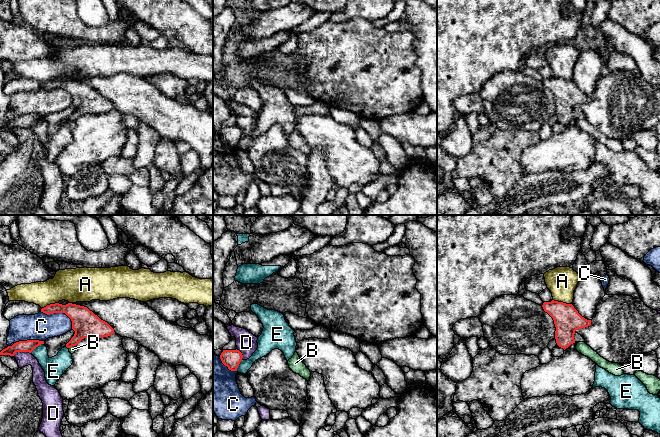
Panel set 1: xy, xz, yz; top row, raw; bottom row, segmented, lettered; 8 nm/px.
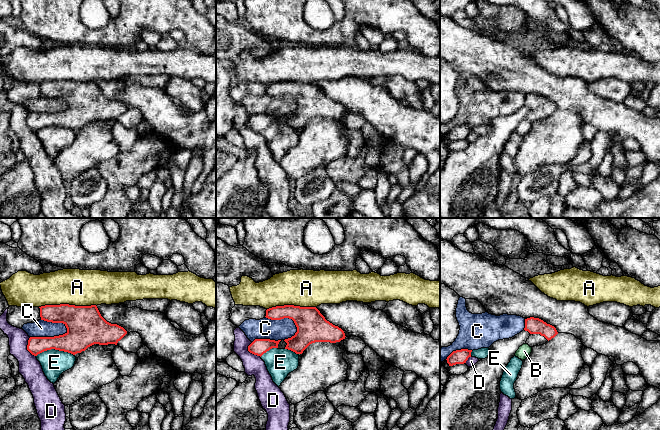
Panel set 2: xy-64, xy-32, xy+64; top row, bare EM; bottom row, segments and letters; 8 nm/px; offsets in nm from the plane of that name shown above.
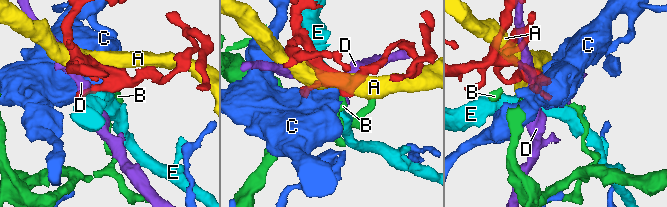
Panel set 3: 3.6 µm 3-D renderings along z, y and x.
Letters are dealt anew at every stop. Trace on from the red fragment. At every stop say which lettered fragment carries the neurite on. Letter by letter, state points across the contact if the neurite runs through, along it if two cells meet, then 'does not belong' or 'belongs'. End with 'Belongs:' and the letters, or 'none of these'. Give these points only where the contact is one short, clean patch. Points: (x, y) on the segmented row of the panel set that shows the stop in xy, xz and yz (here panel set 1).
A: does not belong
B: border xy (74, 345), (68, 348); does not belong
C: does not belong
D: does not belong
E: does not belong
Belongs: none of these

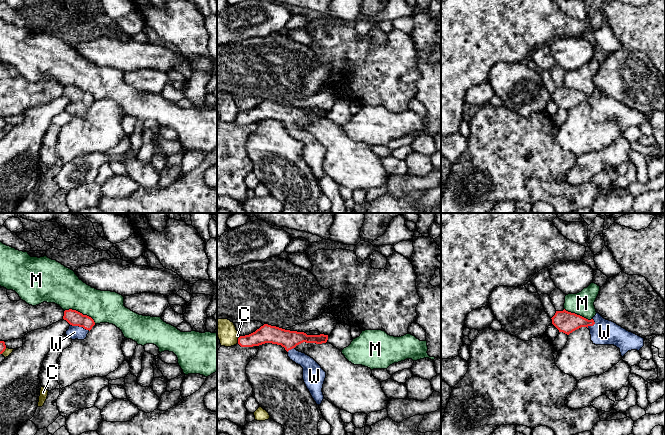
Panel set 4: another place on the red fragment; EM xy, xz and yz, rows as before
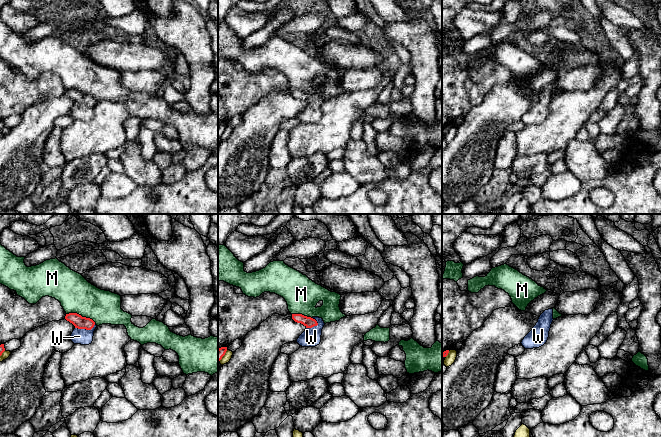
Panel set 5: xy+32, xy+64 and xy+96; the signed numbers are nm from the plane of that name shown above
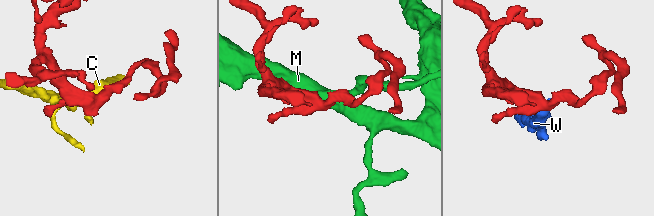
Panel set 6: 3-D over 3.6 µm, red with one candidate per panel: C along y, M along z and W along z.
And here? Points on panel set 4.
C: does not belong
M: does not belong
W: way xy (73, 317), (80, 326), (74, 332); belongs
Belongs: W

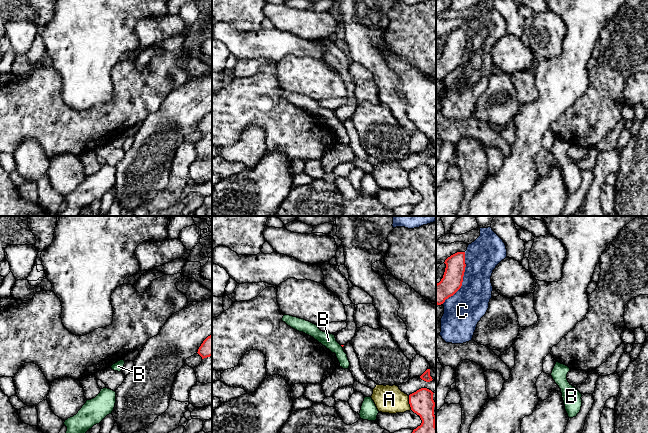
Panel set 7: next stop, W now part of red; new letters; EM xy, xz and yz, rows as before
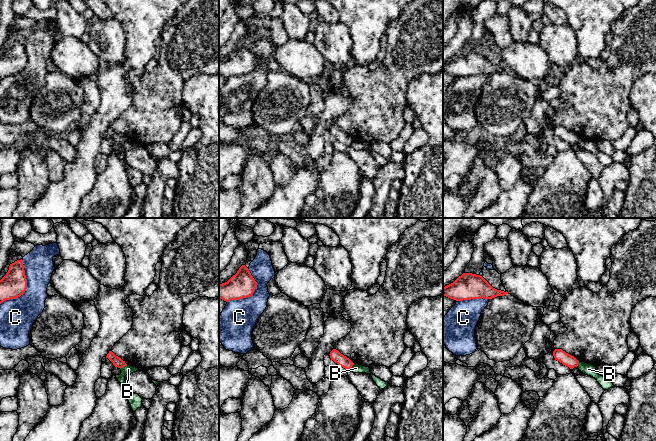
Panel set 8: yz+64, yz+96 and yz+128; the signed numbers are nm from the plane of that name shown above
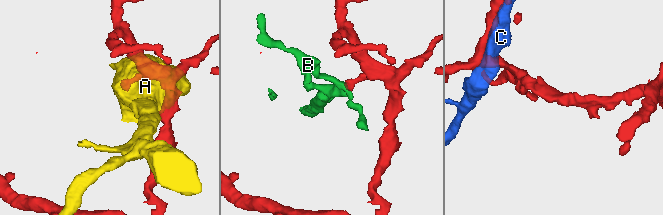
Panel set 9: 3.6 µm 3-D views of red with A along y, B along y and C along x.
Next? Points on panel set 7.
A: does not belong
B: does not belong
C: does not belong
Belongs: none of these

